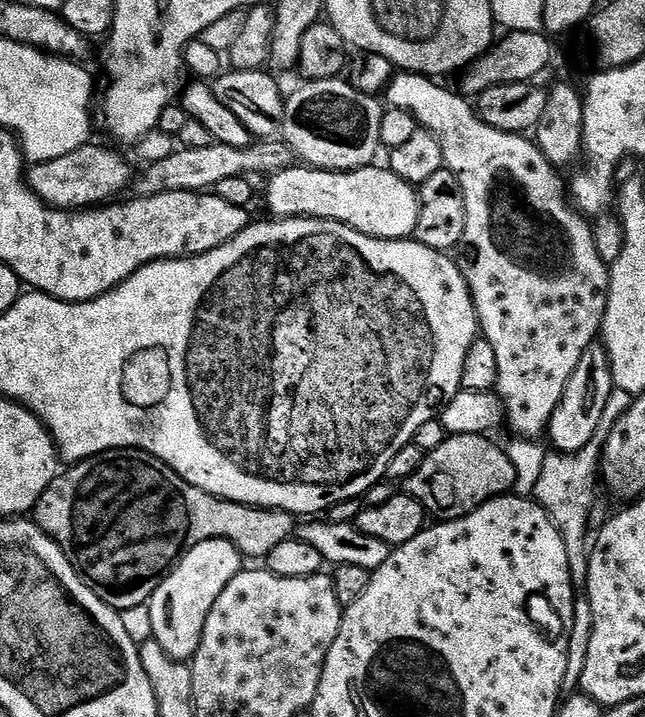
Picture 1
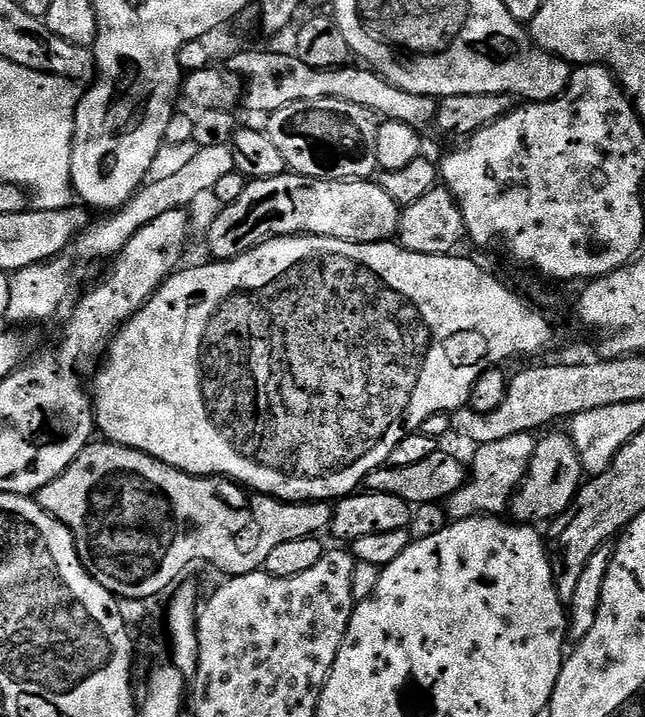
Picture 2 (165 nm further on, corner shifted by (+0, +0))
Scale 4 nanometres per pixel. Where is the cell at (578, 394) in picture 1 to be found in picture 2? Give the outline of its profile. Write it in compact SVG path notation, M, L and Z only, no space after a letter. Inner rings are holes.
M564 431L541 437L536 443L527 475L510 501L511 515L519 523L542 524L544 520L553 521L566 509L571 508L573 498L583 482L584 471L571 435Z

